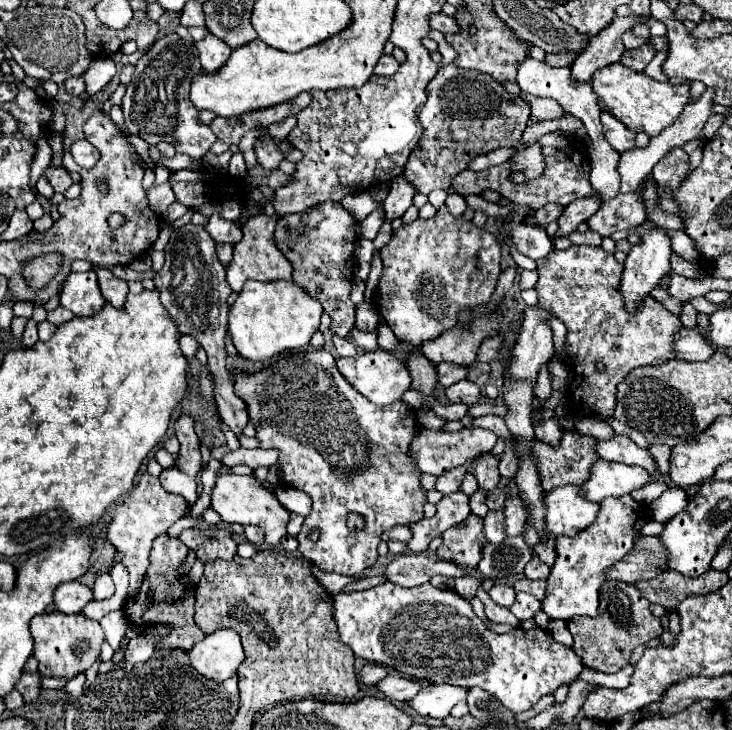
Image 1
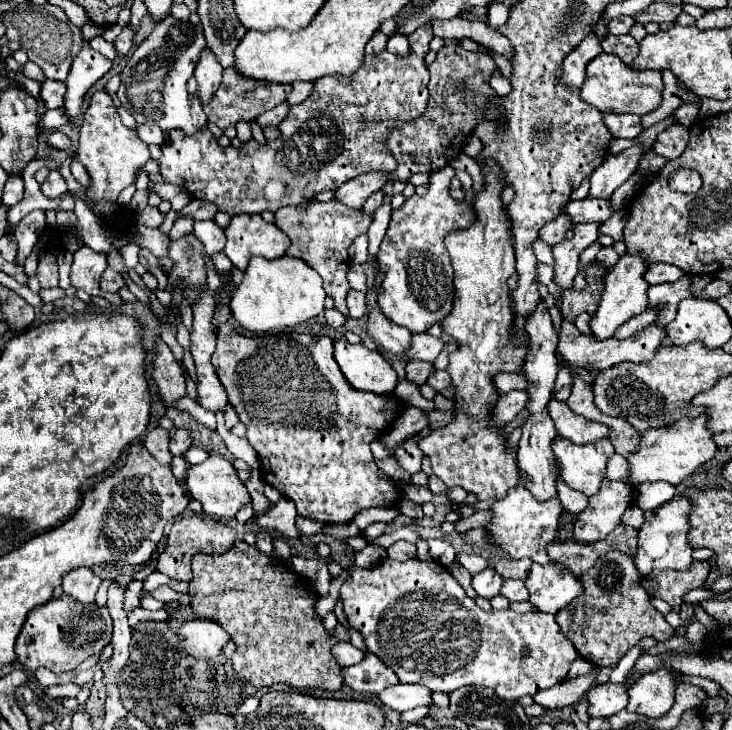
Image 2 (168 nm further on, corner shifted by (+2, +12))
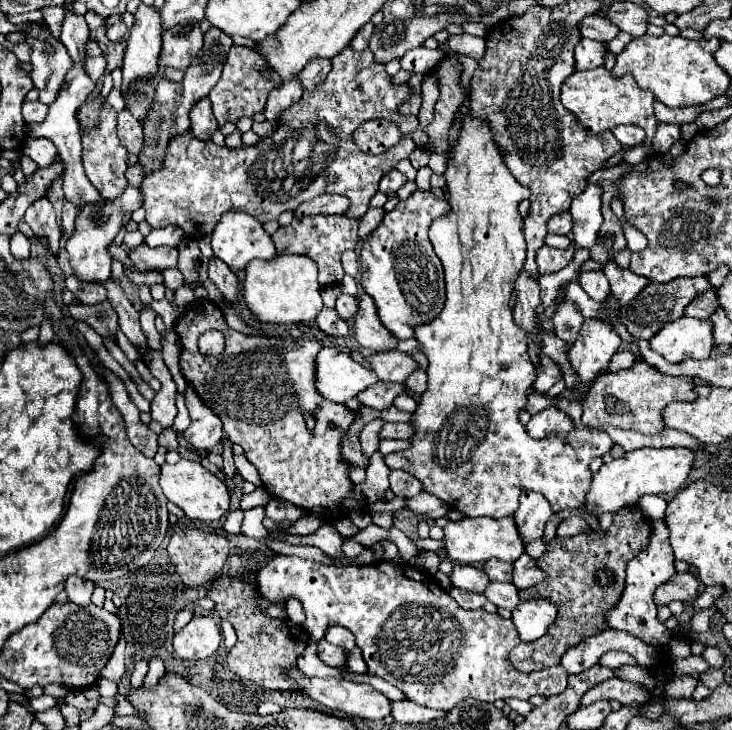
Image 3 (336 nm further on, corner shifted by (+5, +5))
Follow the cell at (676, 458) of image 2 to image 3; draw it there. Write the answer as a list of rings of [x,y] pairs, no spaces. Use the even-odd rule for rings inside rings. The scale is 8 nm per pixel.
[[[685,447],[635,449],[631,453],[625,453],[621,459],[613,459],[609,463],[603,463],[601,469],[597,473],[593,473],[591,489],[585,495],[585,503],[581,509],[587,515],[599,519],[603,513],[613,513],[625,505],[635,505],[643,495],[675,493],[683,487],[691,467],[693,467],[693,453]]]

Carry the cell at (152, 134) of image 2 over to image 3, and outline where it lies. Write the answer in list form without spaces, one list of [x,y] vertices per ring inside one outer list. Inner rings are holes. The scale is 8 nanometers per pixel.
[[[127,109],[117,113],[117,135],[129,153],[137,155],[141,151],[141,147],[143,147],[141,123]]]

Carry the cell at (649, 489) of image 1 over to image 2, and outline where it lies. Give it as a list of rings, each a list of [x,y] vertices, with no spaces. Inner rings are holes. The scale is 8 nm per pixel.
[[[616,453],[608,459],[606,478],[623,481],[629,475],[629,464],[625,457]]]

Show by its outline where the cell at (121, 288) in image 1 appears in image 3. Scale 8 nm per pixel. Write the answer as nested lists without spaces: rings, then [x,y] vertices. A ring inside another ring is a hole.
[[[75,275],[67,277],[67,289],[73,291],[75,297],[85,305],[95,305],[107,299],[107,291],[103,291],[99,283],[85,283],[85,281],[79,281]]]

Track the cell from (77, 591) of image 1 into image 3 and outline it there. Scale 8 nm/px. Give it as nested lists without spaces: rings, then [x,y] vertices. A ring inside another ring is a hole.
[[[69,577],[65,583],[65,591],[69,595],[69,601],[73,601],[77,605],[89,605],[93,589],[95,589],[95,585],[91,581],[85,581],[79,577]]]

